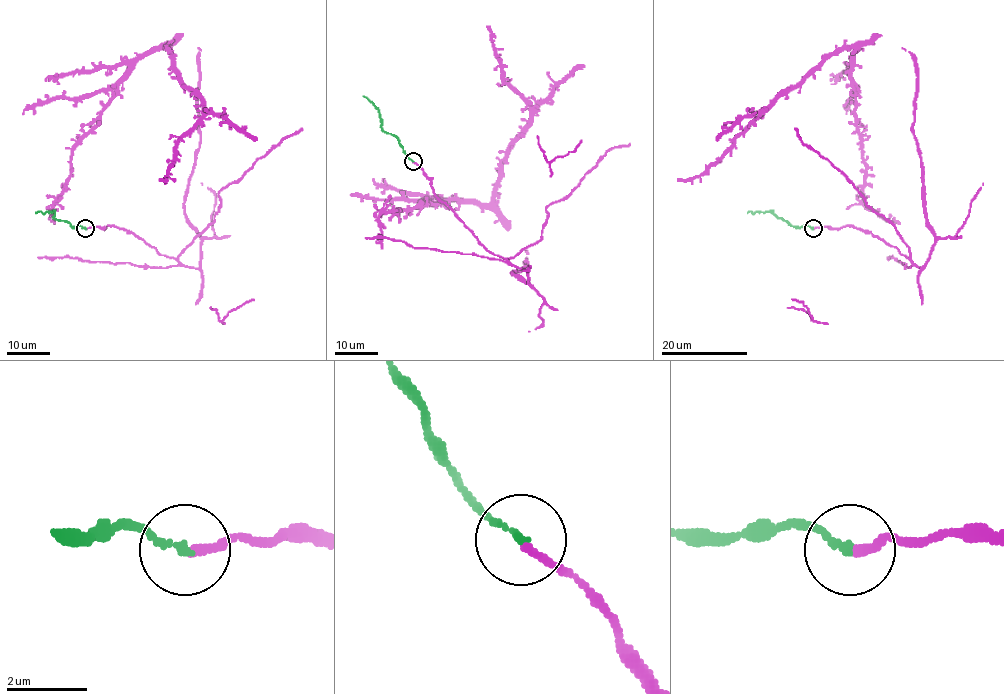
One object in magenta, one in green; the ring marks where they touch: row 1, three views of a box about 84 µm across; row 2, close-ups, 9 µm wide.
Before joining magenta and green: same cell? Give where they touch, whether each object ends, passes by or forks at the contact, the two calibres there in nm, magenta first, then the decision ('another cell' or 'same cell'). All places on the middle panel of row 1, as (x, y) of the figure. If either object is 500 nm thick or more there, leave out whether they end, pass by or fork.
at (413, 161); magenta ends there; green ends there; 200 nm thick on the magenta side, 180 nm on the other; same cell

